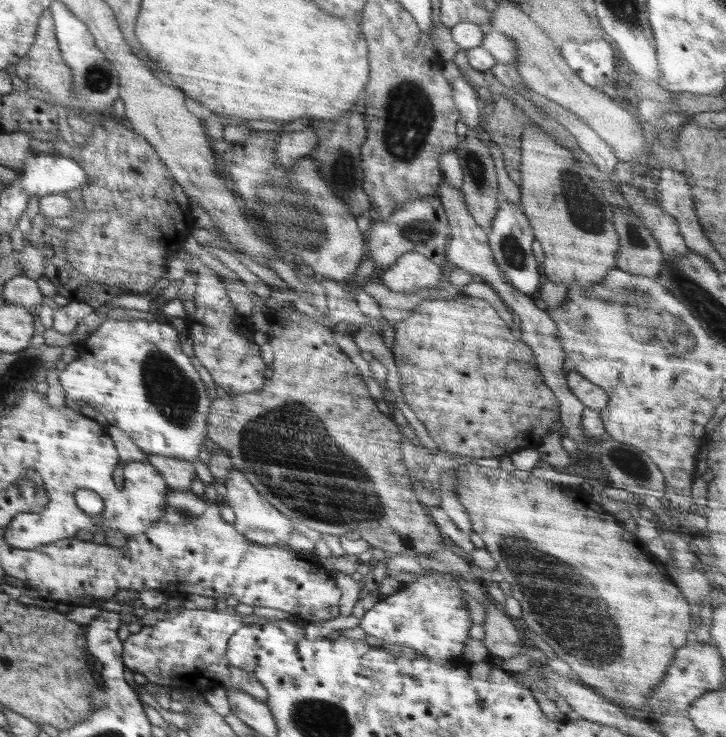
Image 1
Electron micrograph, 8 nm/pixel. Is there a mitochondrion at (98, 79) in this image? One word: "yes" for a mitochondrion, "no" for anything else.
yes

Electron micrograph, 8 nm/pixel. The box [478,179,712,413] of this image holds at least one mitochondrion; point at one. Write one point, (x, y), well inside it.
(626, 311)

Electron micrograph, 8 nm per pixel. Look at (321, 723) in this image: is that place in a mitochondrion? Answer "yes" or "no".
yes

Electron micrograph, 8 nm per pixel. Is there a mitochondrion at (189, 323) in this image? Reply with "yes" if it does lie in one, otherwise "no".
no

